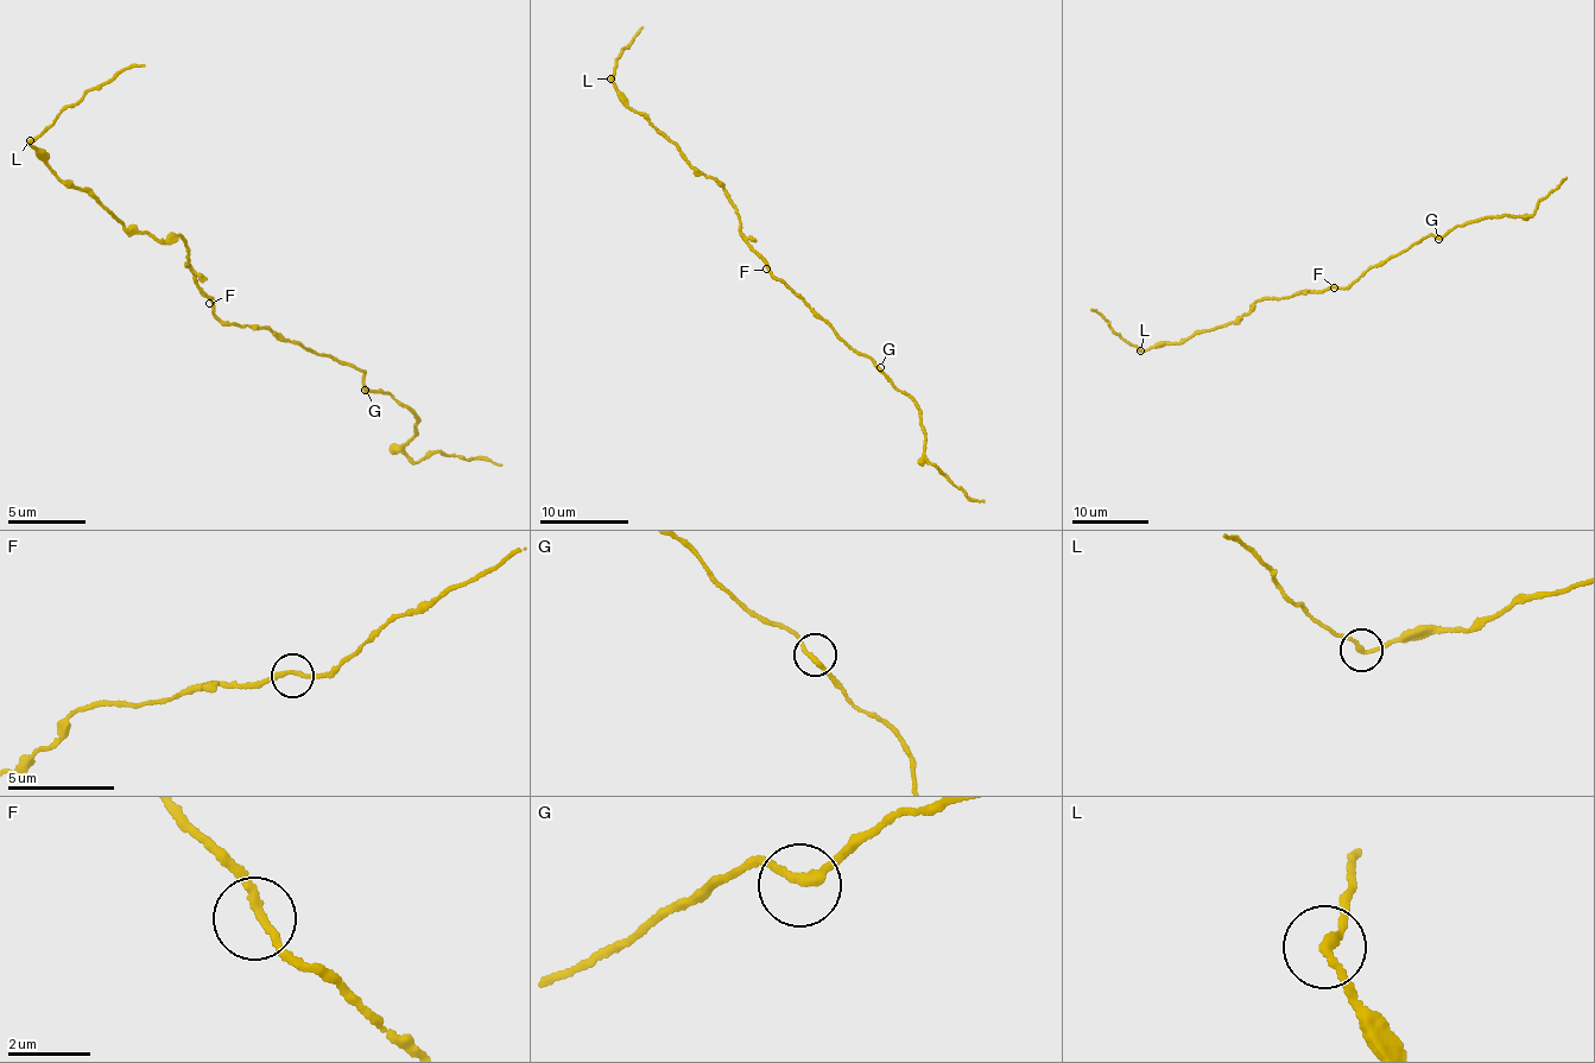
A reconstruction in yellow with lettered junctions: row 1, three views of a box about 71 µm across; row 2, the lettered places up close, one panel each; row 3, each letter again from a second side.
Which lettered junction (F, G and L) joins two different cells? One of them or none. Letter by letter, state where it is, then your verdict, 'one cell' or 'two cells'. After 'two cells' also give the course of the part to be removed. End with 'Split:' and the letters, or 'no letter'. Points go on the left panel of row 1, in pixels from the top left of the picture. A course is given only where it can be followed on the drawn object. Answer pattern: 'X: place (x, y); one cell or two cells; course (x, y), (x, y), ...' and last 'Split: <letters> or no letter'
F: place (209, 303); one cell
G: place (365, 390); one cell
L: place (30, 140); two cells; course (29, 139), (119, 69), (146, 65)
Split: L

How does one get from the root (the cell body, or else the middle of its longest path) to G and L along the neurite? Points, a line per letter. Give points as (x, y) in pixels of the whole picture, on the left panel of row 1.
G: (213, 304), (221, 320), (266, 328), (364, 371), (365, 390)
L: (213, 304), (187, 266), (191, 251), (181, 236), (160, 239), (126, 227), (94, 197), (54, 176), (29, 139)

